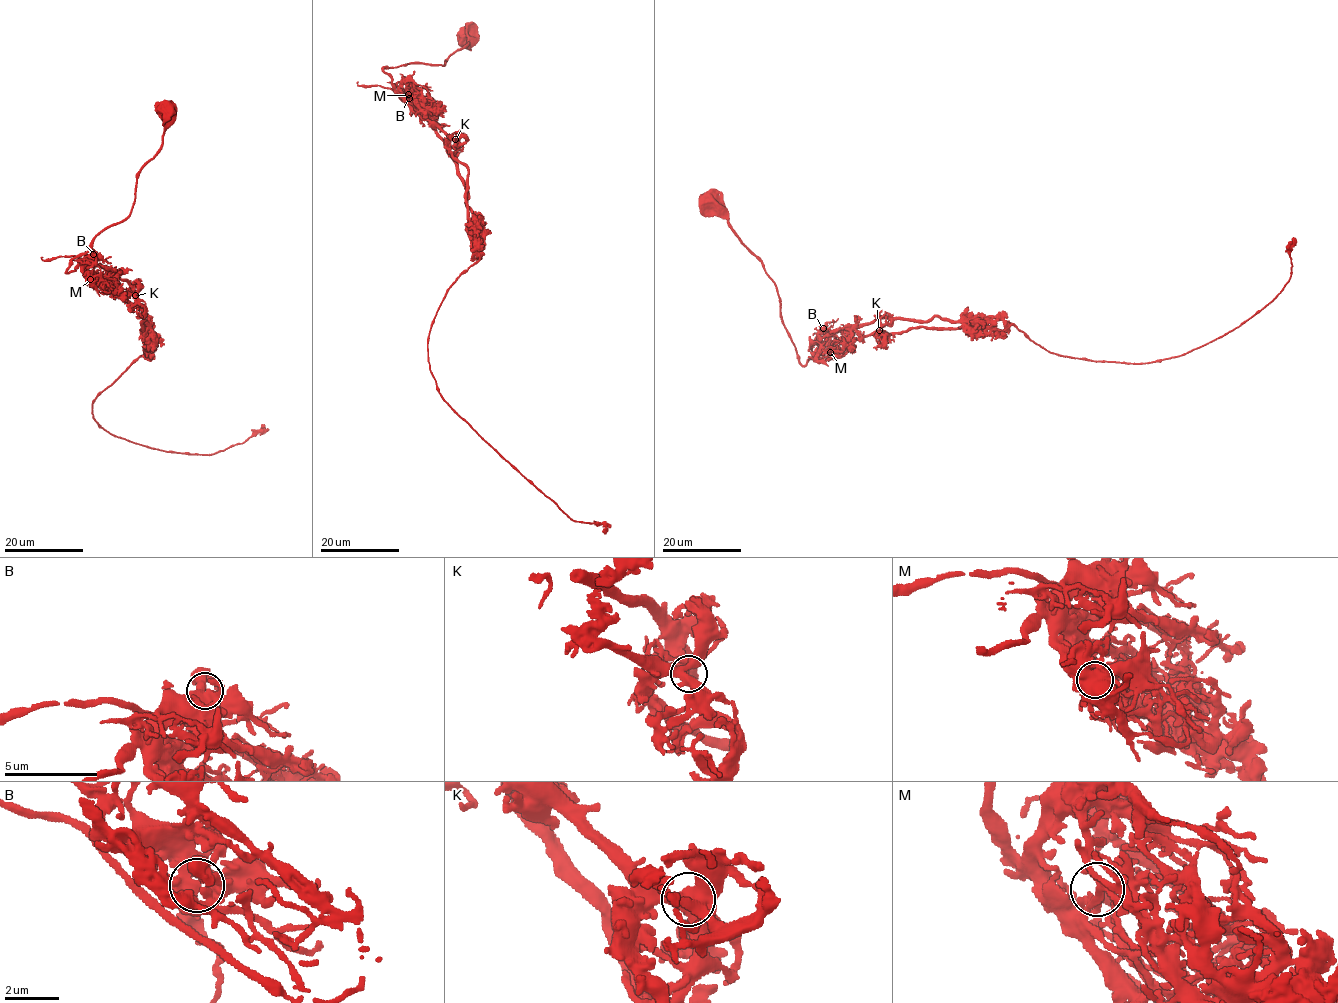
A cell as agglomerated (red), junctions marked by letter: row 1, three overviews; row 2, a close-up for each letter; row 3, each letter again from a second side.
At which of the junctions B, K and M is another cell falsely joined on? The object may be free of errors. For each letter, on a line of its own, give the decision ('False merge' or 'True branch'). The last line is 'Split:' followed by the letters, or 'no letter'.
B: True branch
K: True branch
M: False merge
Split: M

